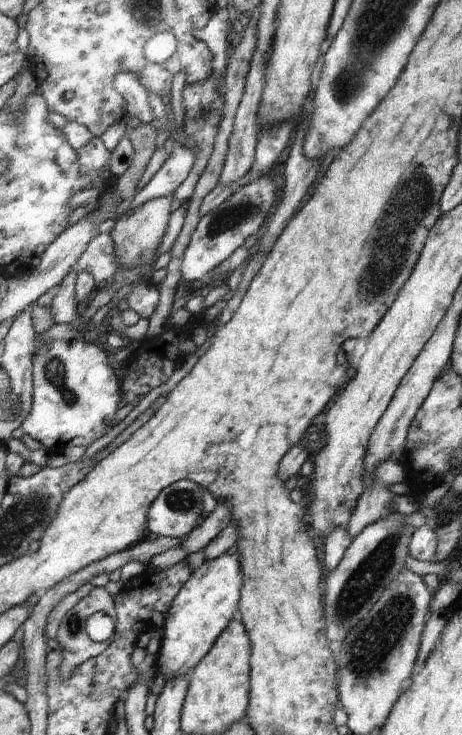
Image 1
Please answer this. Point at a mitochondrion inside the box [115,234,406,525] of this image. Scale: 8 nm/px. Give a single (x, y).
(181, 501)

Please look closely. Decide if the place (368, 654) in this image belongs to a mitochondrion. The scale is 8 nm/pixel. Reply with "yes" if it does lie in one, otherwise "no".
yes

